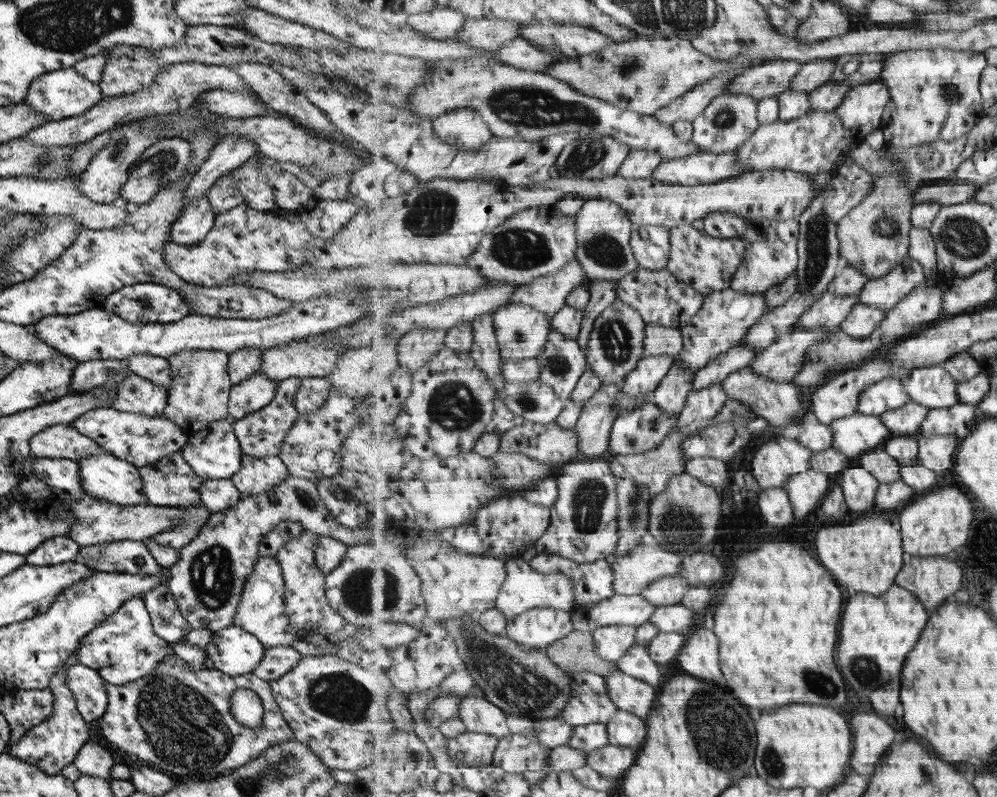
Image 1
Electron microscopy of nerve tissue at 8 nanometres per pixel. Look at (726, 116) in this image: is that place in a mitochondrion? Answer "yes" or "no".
yes

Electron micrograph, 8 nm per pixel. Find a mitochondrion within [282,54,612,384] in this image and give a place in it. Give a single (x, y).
(526, 106)

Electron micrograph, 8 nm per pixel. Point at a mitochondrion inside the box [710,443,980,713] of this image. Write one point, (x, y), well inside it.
(820, 685)

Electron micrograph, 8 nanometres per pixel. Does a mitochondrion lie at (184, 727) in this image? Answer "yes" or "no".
yes

